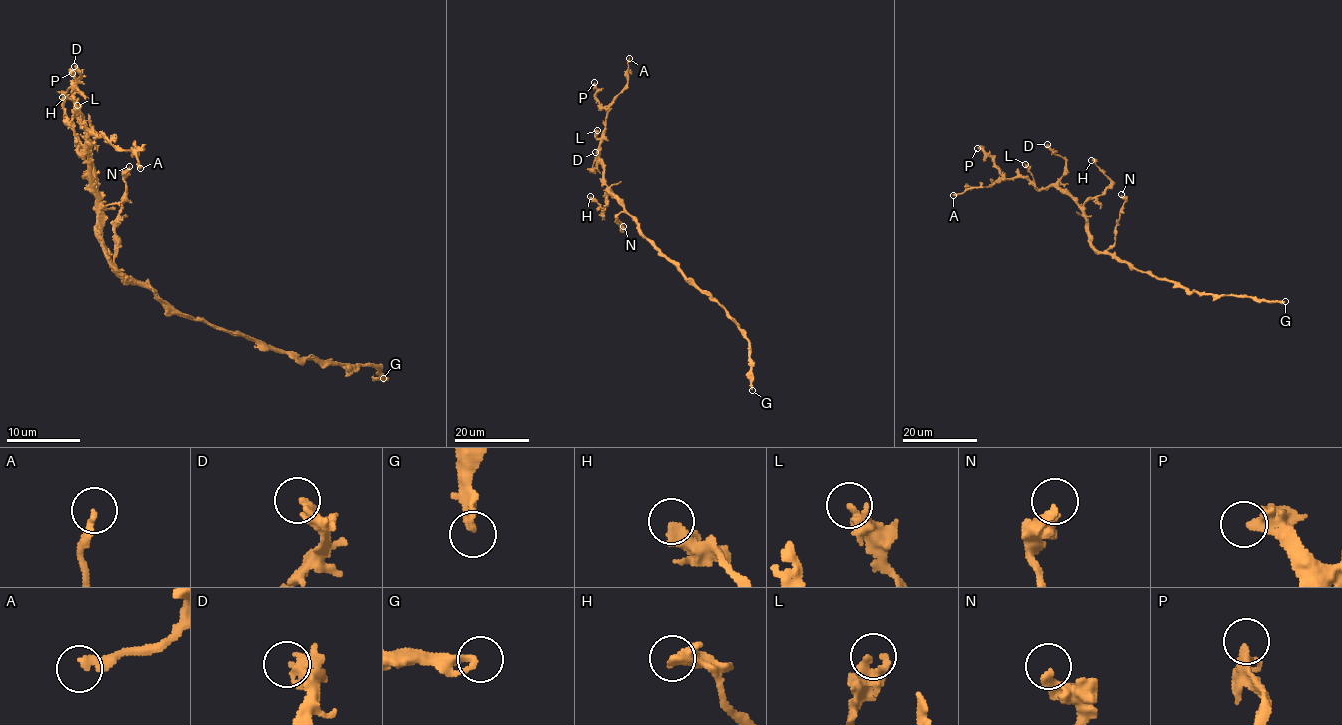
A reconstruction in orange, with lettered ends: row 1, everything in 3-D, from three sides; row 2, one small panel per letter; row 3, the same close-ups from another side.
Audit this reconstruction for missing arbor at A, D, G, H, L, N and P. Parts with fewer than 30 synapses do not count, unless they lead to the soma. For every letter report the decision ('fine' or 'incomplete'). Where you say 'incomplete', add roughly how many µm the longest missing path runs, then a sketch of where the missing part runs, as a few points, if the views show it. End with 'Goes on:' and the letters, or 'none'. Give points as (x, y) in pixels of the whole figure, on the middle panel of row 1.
A: incomplete; missing 15 µm
D: fine
G: fine
H: fine
L: fine
N: fine
P: fine
Goes on: A

